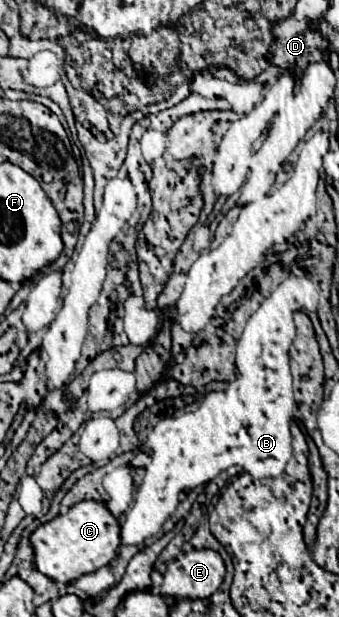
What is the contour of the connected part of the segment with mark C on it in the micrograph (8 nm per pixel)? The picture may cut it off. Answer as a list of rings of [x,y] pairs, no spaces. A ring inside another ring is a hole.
[[[81,501],[73,505],[65,515],[59,515],[35,529],[31,543],[35,551],[37,571],[51,577],[53,581],[69,583],[85,573],[93,573],[103,565],[109,565],[121,545],[121,527],[119,521],[109,513],[105,503]]]

